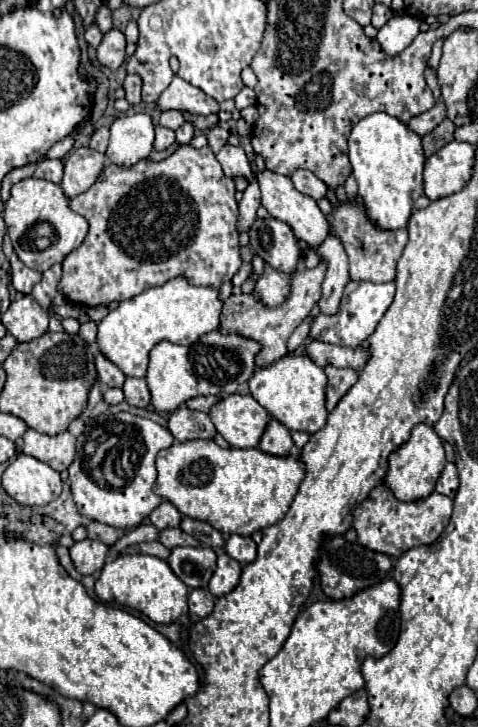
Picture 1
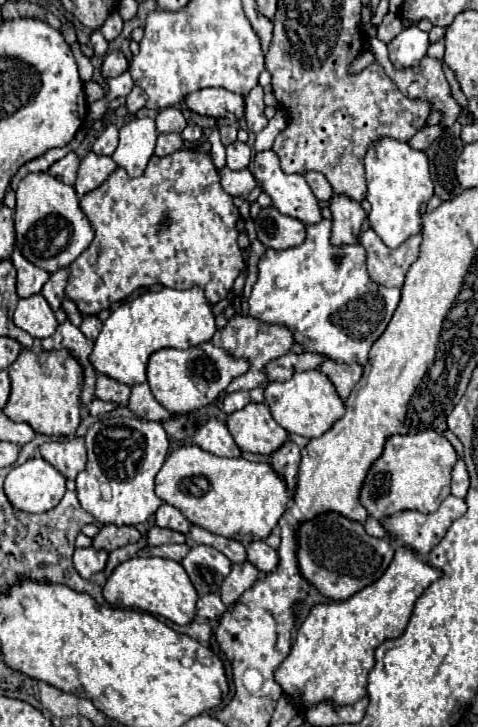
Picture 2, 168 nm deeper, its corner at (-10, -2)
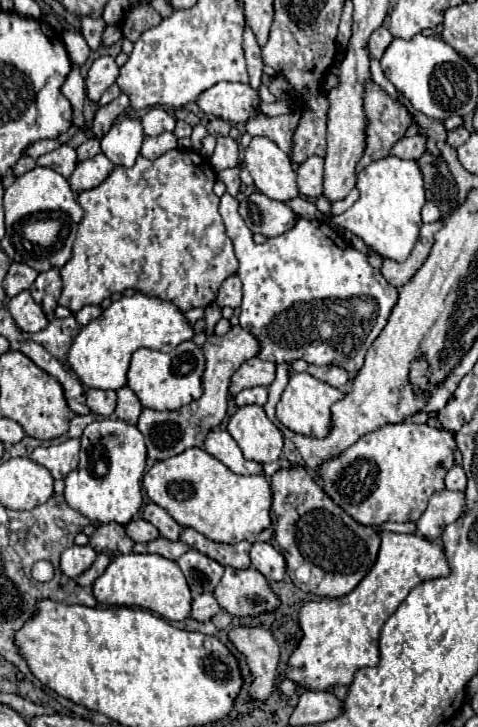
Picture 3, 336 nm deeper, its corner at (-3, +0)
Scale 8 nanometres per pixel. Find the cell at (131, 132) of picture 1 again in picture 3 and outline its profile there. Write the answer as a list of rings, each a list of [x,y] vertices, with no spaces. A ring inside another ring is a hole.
[[[123,118],[111,126],[101,138],[101,152],[115,164],[131,168],[139,156],[143,142],[143,126],[139,120]]]

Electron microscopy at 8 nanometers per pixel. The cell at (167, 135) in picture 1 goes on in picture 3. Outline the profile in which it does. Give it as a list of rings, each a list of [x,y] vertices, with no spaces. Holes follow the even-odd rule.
[[[163,132],[155,138],[145,138],[143,146],[141,146],[141,154],[149,160],[155,160],[159,156],[163,156],[167,150],[173,150],[177,146],[177,138],[171,132]]]

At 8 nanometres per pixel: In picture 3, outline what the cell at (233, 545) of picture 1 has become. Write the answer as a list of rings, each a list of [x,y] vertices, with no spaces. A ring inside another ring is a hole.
[[[255,542],[251,548],[251,564],[269,580],[269,582],[281,582],[285,578],[287,566],[285,558],[279,550],[275,550],[269,542]]]

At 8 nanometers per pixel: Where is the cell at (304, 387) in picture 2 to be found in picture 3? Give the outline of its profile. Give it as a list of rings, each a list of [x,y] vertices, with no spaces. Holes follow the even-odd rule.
[[[293,374],[277,404],[277,420],[295,434],[325,438],[331,432],[331,406],[343,396],[345,394],[339,388],[333,388],[327,382],[313,378],[311,374]]]

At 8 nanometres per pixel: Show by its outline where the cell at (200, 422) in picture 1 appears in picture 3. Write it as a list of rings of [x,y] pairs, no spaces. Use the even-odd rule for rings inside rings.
[[[213,430],[213,432],[209,432],[203,448],[211,456],[215,456],[217,460],[221,460],[235,474],[243,474],[243,476],[259,474],[259,476],[265,476],[263,466],[257,464],[257,462],[245,460],[243,454],[241,454],[241,450],[239,450],[239,446],[237,446],[237,442],[225,430]]]

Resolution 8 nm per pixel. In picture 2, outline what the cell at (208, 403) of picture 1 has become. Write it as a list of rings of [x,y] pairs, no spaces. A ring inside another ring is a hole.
[[[254,388],[250,392],[232,392],[232,394],[226,394],[222,396],[222,400],[216,402],[216,406],[226,412],[226,414],[232,414],[240,408],[244,408],[246,404],[250,402],[264,402],[264,388]]]

